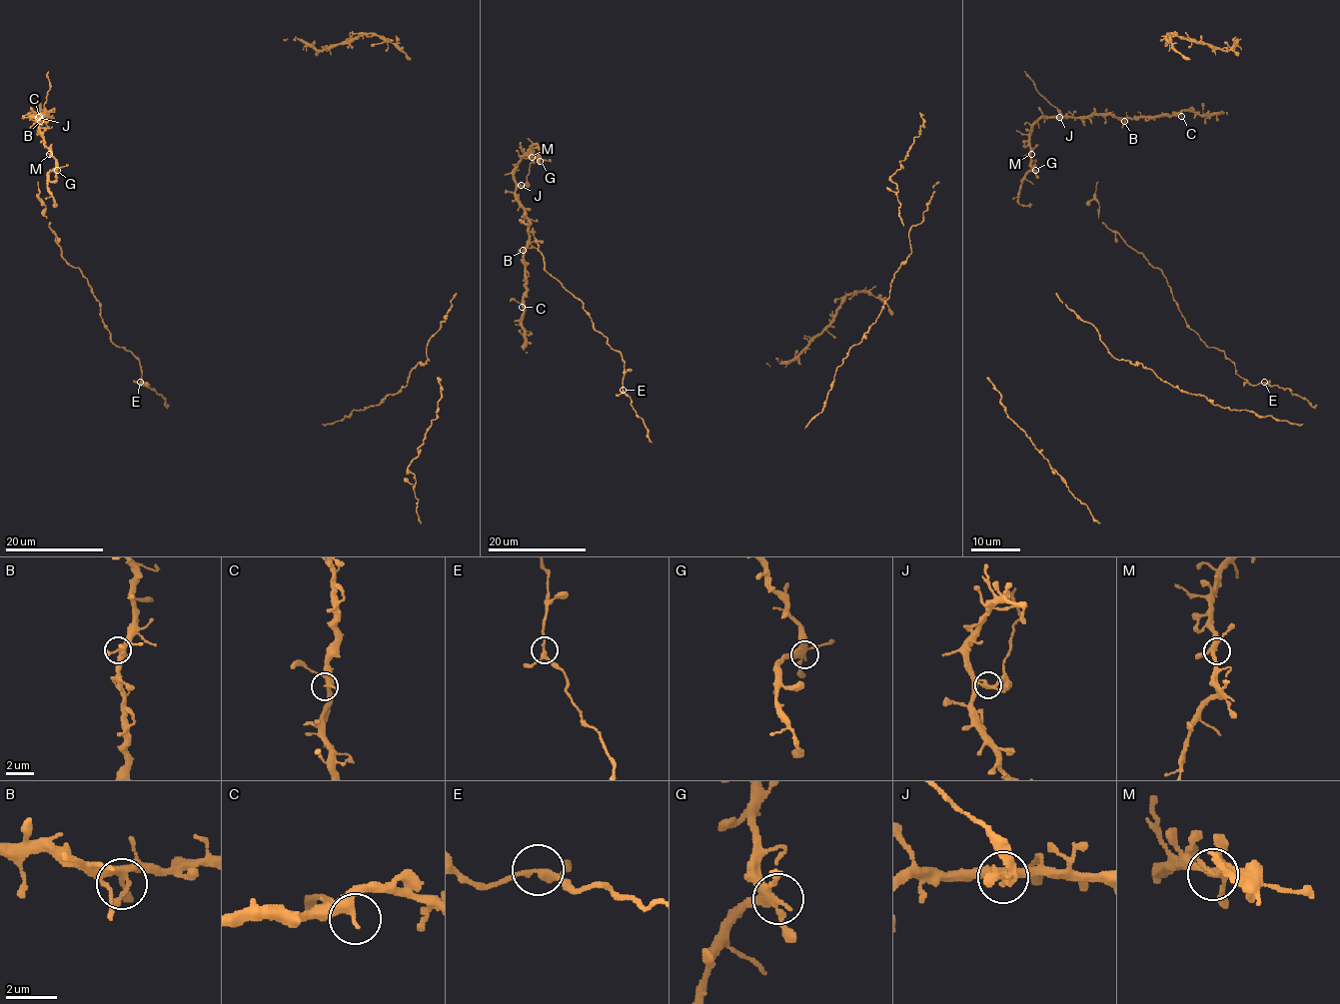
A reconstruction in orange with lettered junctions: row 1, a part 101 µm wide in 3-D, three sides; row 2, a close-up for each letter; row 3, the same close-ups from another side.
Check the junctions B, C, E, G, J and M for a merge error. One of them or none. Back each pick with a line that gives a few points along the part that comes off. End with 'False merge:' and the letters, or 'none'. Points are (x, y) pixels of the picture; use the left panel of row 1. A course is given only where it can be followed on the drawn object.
J: course (38, 117), (43, 118), (50, 89), (47, 71)
False merge: J

